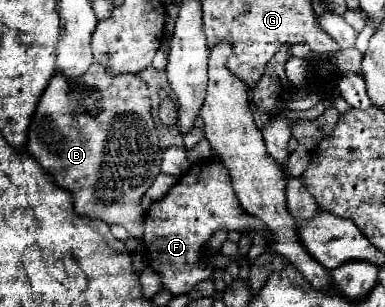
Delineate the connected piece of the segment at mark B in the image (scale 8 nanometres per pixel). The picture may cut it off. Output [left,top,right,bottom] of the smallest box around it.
[26,63,162,239]

